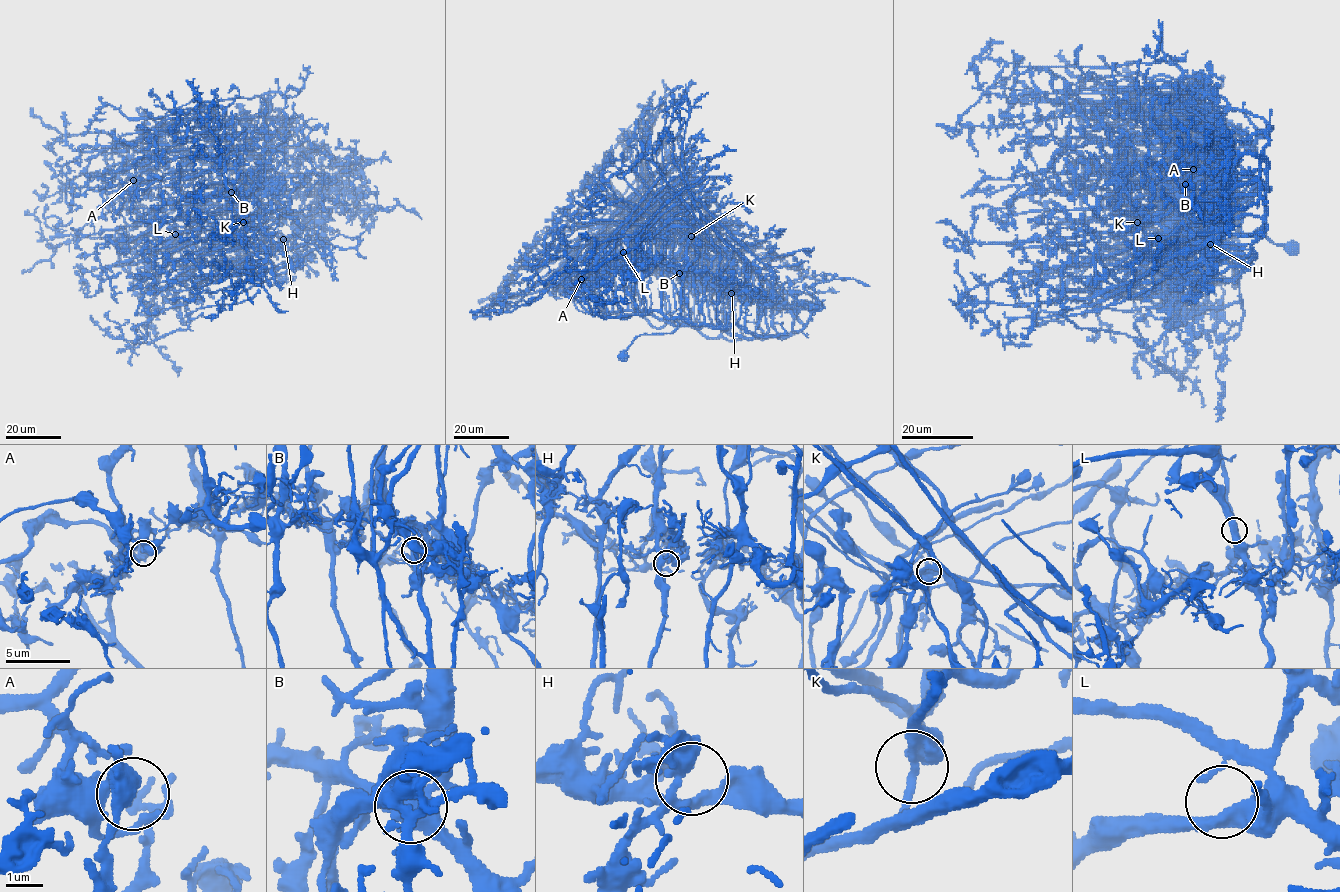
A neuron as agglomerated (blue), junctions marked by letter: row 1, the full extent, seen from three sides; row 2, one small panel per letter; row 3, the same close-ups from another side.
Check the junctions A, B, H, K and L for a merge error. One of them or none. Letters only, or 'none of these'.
B

